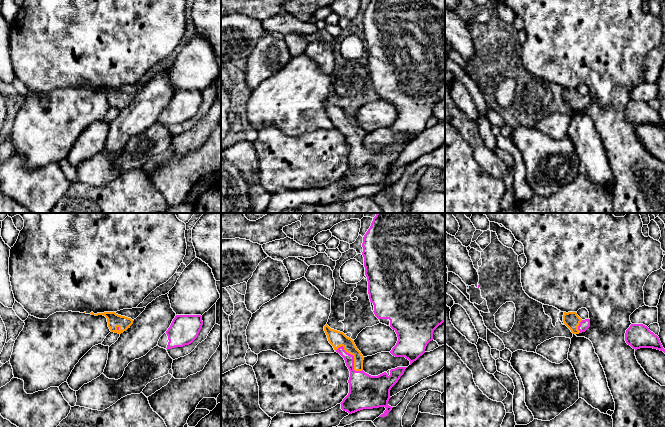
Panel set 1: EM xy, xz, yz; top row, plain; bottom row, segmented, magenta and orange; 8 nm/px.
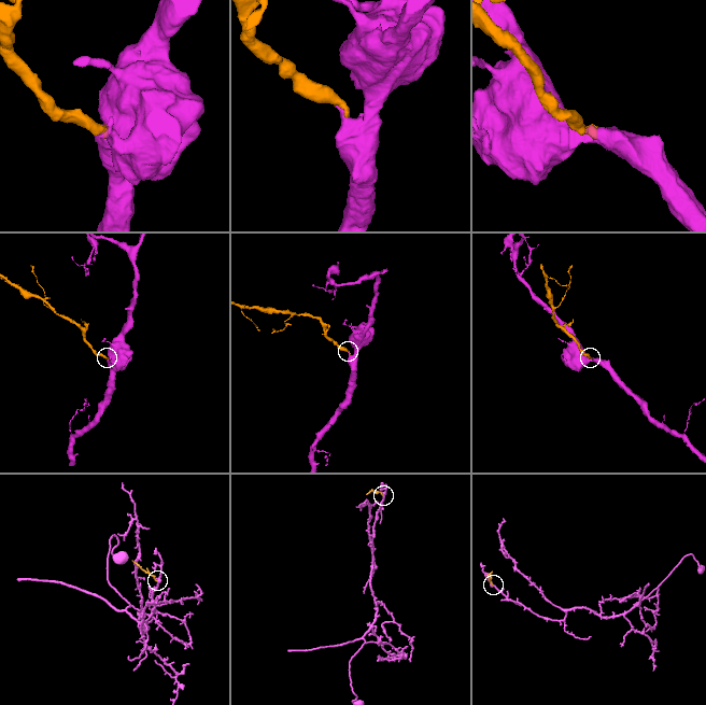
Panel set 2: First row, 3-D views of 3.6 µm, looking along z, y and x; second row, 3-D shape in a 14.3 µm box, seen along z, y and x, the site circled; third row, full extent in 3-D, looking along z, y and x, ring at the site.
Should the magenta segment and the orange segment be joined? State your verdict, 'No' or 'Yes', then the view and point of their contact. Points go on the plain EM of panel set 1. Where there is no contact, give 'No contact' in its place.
Yes. Touches magenta at xz (353, 133)

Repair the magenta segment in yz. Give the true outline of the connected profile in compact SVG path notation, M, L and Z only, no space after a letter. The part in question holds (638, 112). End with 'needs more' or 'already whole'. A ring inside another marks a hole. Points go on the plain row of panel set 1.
M631 100L626 106L625 117L633 125L653 124L665 129L660 115L643 100Z | already whole

